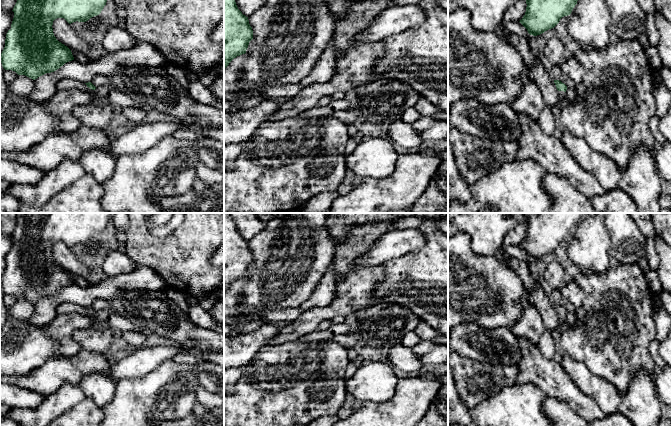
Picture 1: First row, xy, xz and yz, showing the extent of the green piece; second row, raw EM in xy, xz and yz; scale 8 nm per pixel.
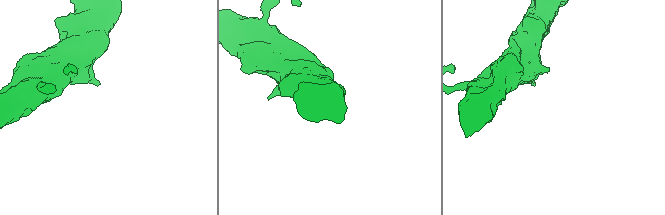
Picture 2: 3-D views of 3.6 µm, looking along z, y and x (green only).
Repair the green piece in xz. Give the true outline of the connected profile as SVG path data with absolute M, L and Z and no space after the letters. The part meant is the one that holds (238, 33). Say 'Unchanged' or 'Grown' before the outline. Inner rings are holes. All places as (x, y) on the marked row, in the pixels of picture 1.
Unchanged. M224 0L224 69L234 58L246 53L252 39L248 17L238 9L235 0Z

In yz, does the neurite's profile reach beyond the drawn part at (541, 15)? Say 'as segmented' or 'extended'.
as segmented

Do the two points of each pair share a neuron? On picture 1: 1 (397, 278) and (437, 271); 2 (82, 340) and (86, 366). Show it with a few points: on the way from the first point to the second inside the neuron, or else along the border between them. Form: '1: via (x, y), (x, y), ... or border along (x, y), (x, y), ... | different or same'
1: via (407, 273), (427, 273) | same
2: border along (79, 348), (102, 355) | different

